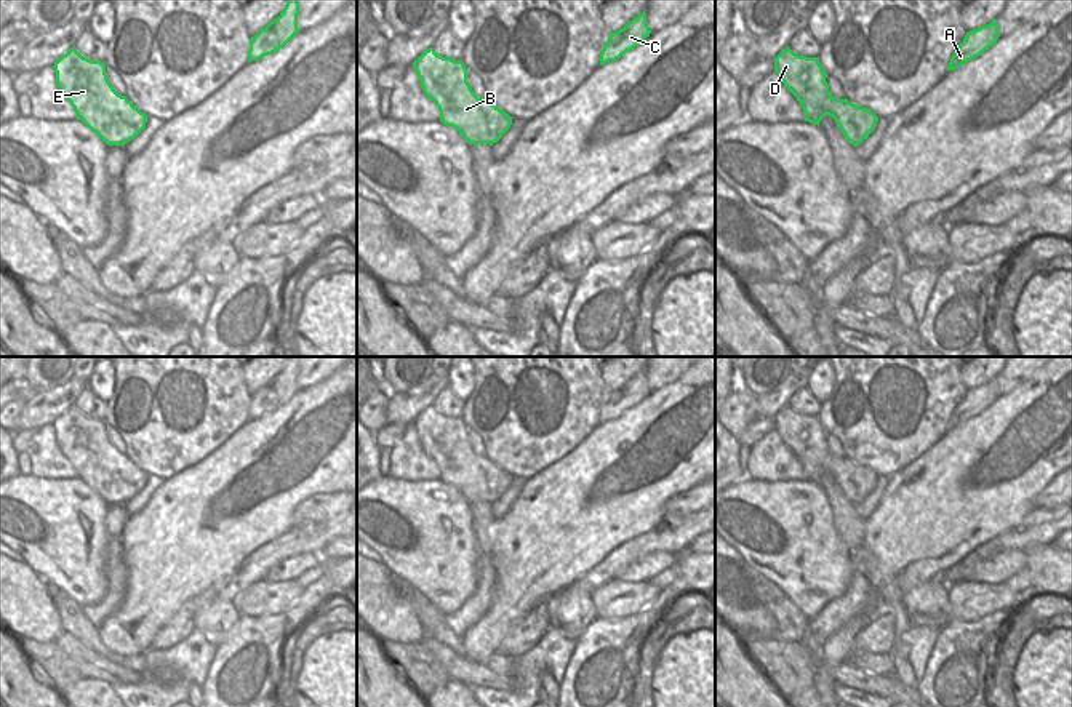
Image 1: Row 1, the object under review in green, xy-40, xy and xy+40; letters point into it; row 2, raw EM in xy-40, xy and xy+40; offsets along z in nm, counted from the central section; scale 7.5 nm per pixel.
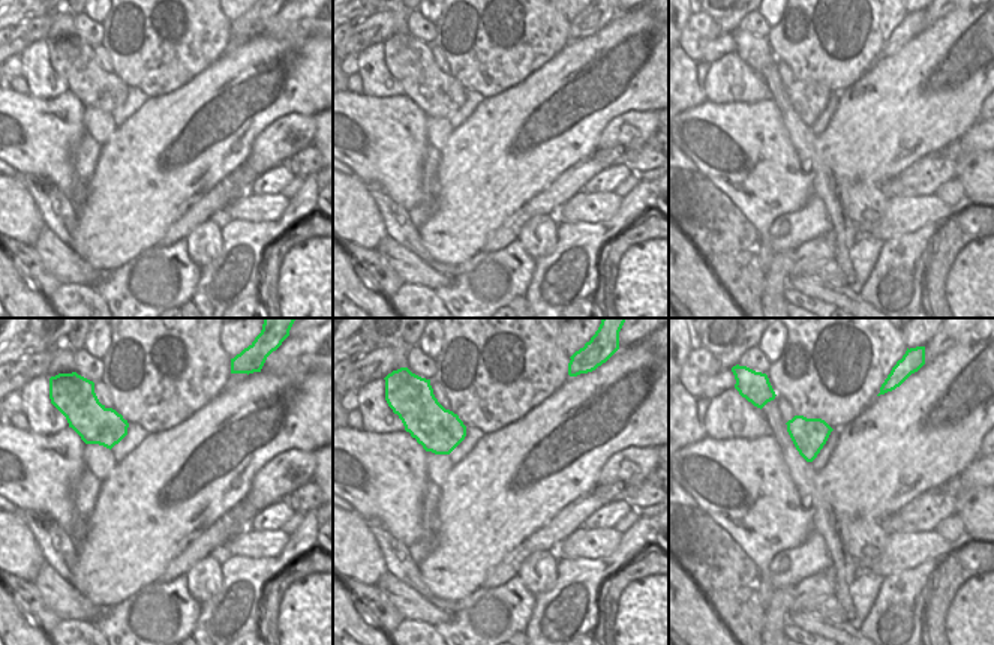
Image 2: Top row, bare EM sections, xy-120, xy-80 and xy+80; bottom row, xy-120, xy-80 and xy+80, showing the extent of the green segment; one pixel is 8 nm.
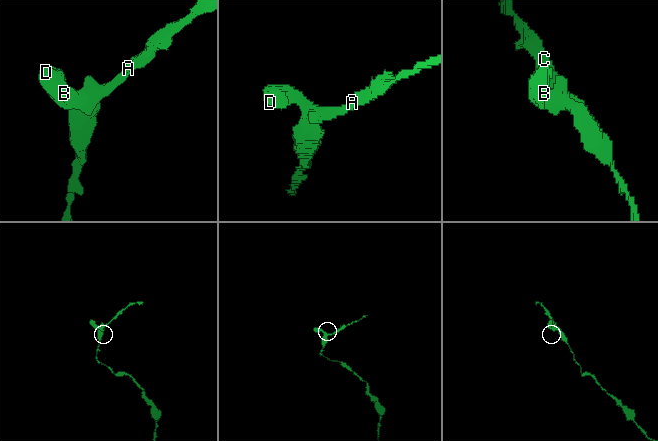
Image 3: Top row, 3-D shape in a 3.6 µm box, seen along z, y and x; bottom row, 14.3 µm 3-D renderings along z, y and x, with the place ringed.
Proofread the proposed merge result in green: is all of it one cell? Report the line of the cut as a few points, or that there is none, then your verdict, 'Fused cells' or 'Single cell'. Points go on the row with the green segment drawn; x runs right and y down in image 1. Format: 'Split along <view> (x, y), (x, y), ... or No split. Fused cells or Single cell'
No split. Single cell.

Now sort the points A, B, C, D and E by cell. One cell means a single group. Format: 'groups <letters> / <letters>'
groups A B C D E

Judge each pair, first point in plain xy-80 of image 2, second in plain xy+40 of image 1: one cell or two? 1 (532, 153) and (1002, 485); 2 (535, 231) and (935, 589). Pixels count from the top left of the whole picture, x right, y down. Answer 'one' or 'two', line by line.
1: one
2: one

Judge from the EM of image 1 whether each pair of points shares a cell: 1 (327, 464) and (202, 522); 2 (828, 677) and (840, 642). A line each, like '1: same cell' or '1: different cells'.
1: same cell
2: same cell

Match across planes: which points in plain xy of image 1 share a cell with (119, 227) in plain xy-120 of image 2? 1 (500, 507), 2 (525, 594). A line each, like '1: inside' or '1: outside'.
1: outside
2: inside

